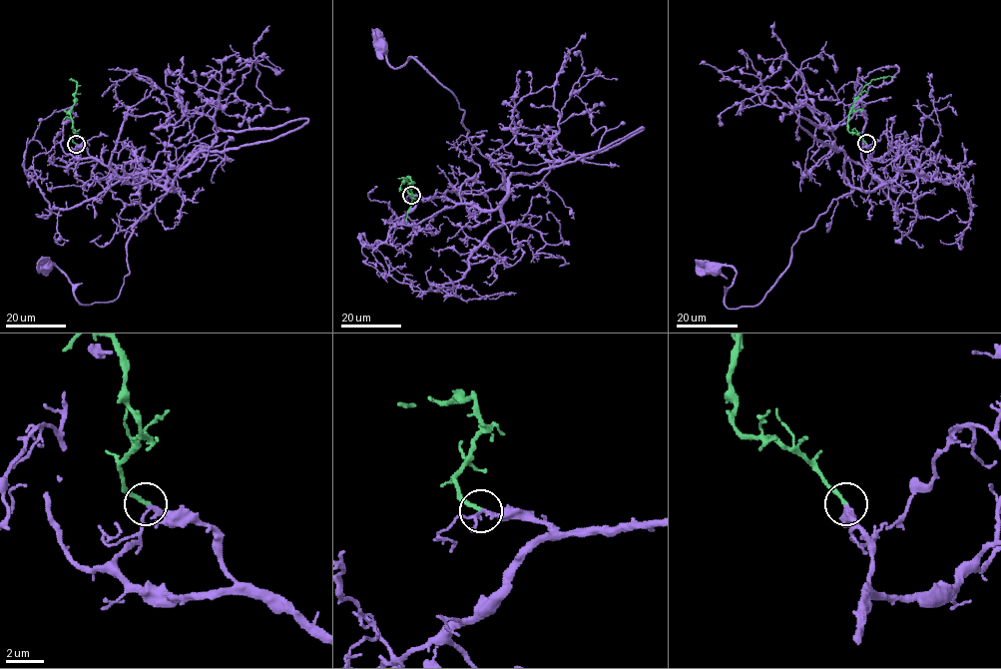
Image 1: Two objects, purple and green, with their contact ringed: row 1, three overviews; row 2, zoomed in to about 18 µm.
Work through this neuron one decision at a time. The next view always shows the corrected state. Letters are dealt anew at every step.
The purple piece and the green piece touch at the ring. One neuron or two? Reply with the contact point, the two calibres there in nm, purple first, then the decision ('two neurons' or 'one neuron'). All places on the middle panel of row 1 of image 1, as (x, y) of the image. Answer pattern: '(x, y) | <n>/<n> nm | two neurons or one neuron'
(411, 195) | 180/200 nm | one neuron

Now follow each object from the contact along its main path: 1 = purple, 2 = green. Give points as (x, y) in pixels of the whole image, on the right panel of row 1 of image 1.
1: (866, 143), (881, 184), (833, 200), (759, 304), (728, 309), (736, 271), (711, 271)
2: (866, 143), (848, 131), (849, 111), (859, 92), (871, 80), (892, 77)

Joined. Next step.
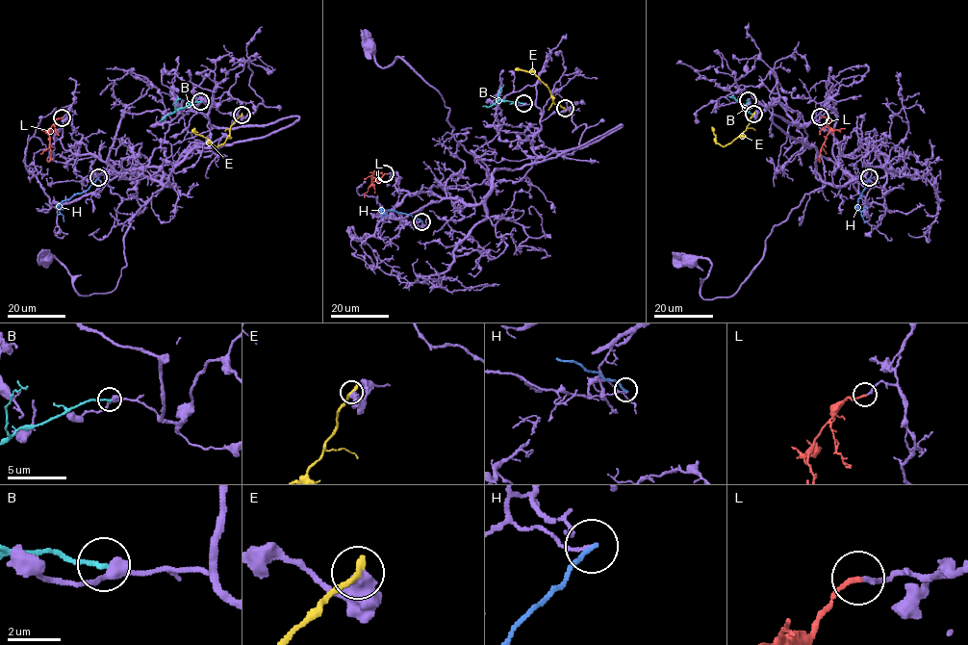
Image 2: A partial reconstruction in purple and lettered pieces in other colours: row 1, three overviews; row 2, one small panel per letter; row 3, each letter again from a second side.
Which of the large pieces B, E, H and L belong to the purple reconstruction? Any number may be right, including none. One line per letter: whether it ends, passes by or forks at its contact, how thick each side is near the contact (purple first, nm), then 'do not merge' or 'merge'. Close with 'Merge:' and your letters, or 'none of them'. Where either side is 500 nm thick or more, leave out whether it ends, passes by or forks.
B: it ends there; 360 nm thick on the purple side, 180 nm on the other; do not merge
E: 600 nm thick on the purple side, 320 nm on the other; do not merge
H: it ends there; 110 nm thick on the purple side, 170 nm on the other; do not merge
L: it ends there; 180 nm thick on the purple side, 180 nm on the other; merge
Merge: L

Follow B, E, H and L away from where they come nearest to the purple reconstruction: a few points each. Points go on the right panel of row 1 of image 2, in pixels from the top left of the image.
B: (749, 99), (745, 107), (752, 116), (751, 119)
E: (753, 114), (746, 129), (724, 146), (716, 141), (712, 127)
H: (870, 178), (857, 201), (865, 223)
L: (821, 116), (827, 118), (828, 131), (819, 158)

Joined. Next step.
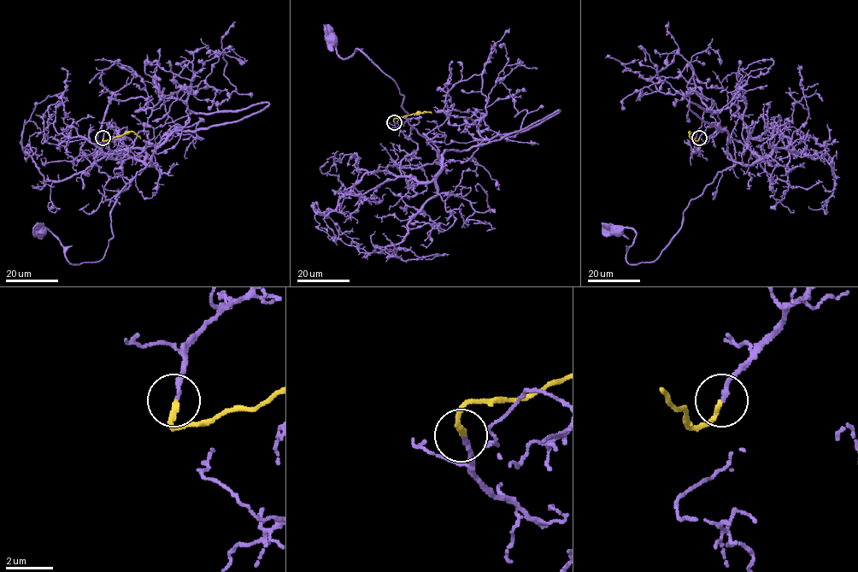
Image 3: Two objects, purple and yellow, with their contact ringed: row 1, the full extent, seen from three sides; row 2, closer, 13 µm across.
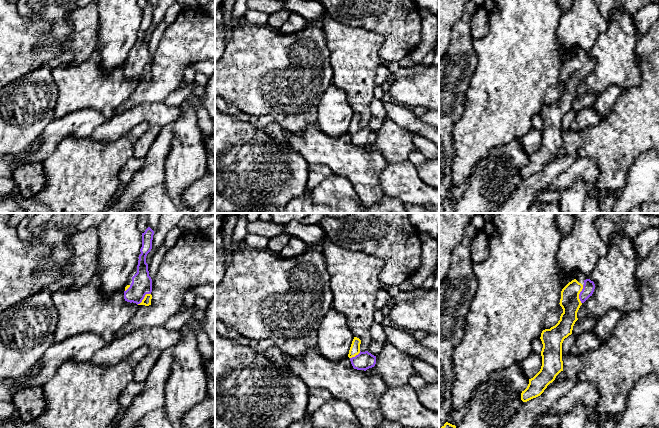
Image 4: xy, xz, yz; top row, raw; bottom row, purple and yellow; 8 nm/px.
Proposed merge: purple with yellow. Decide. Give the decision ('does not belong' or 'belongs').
belongs

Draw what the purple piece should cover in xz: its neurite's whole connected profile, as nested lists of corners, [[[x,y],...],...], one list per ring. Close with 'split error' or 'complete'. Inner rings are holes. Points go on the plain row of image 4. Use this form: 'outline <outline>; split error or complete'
outline [[[354,113],[348,133],[350,134],[351,140],[354,145],[366,147],[369,144],[372,144],[376,140],[376,132],[372,131],[368,127],[360,127],[361,116],[357,113]]]; split error

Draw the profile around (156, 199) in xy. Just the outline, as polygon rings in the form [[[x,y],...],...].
[[[166,184],[148,189],[130,213],[177,213],[177,204],[170,197]]]

